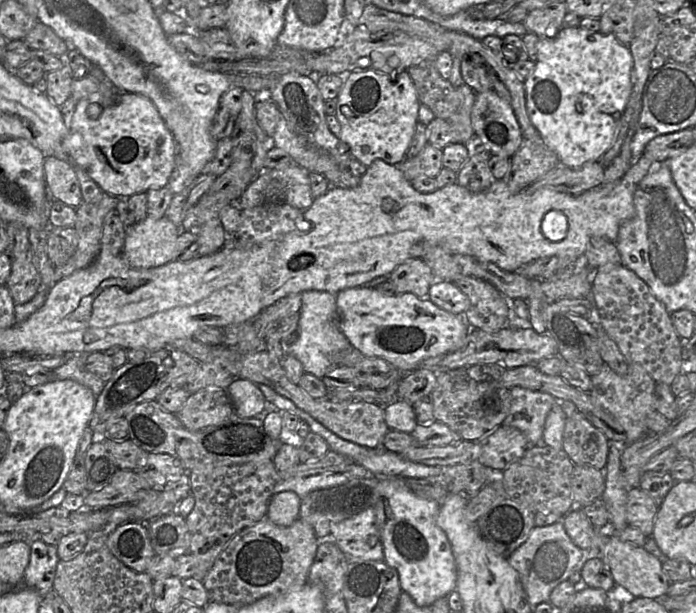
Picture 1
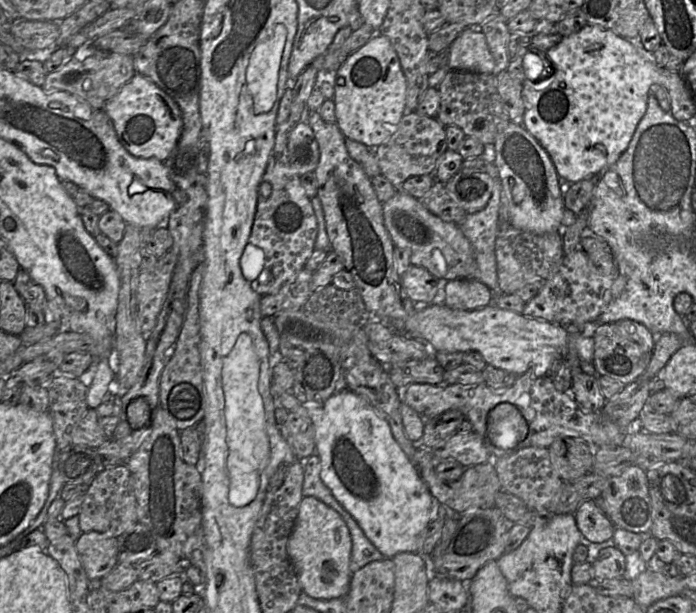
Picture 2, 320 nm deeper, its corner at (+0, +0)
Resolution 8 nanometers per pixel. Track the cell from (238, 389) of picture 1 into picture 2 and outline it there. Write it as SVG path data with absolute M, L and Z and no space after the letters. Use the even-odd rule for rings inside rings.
M350 389L335 392L324 403L301 403L292 392L286 392L277 397L275 400L275 407L285 407L288 411L297 407L304 407L314 426L315 430L315 445L316 454L320 458L321 462L321 479L323 483L328 487L336 500L349 512L349 514L356 520L365 536L370 542L386 557L392 559L396 554L400 552L412 552L420 553L422 546L422 533L428 526L428 524L434 518L435 512L435 500L431 495L429 488L425 481L422 479L418 468L411 461L411 459L405 454L398 442L395 440L389 423L384 419L378 411L362 396L356 394Z

